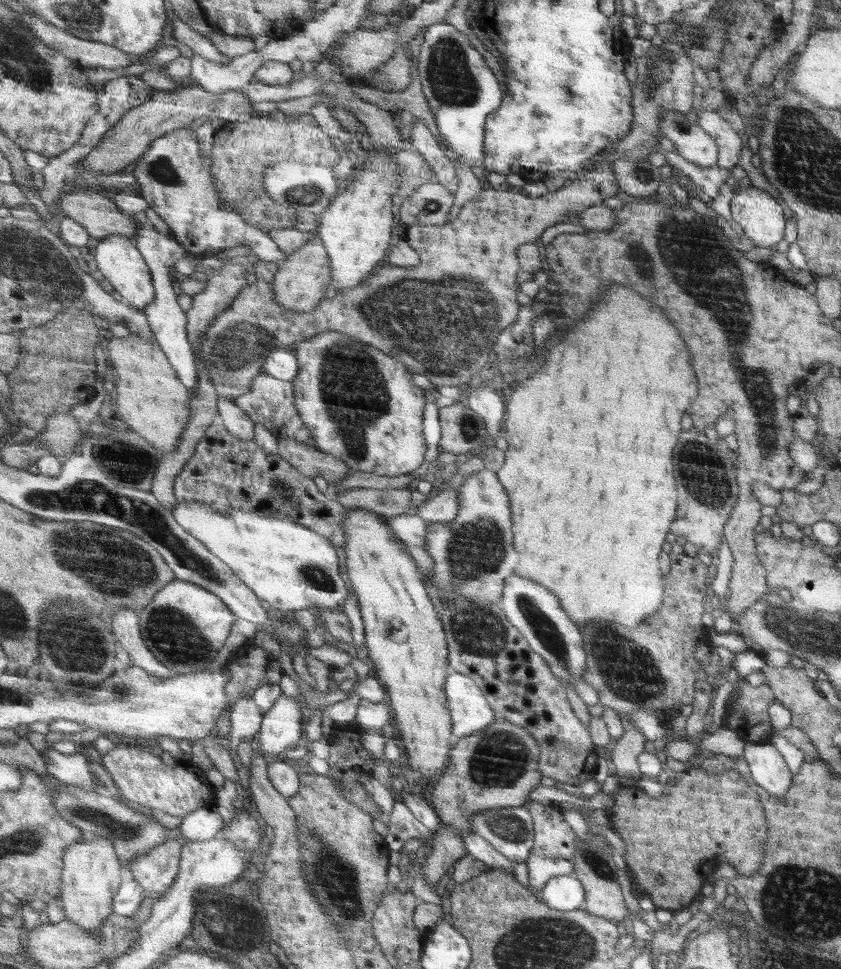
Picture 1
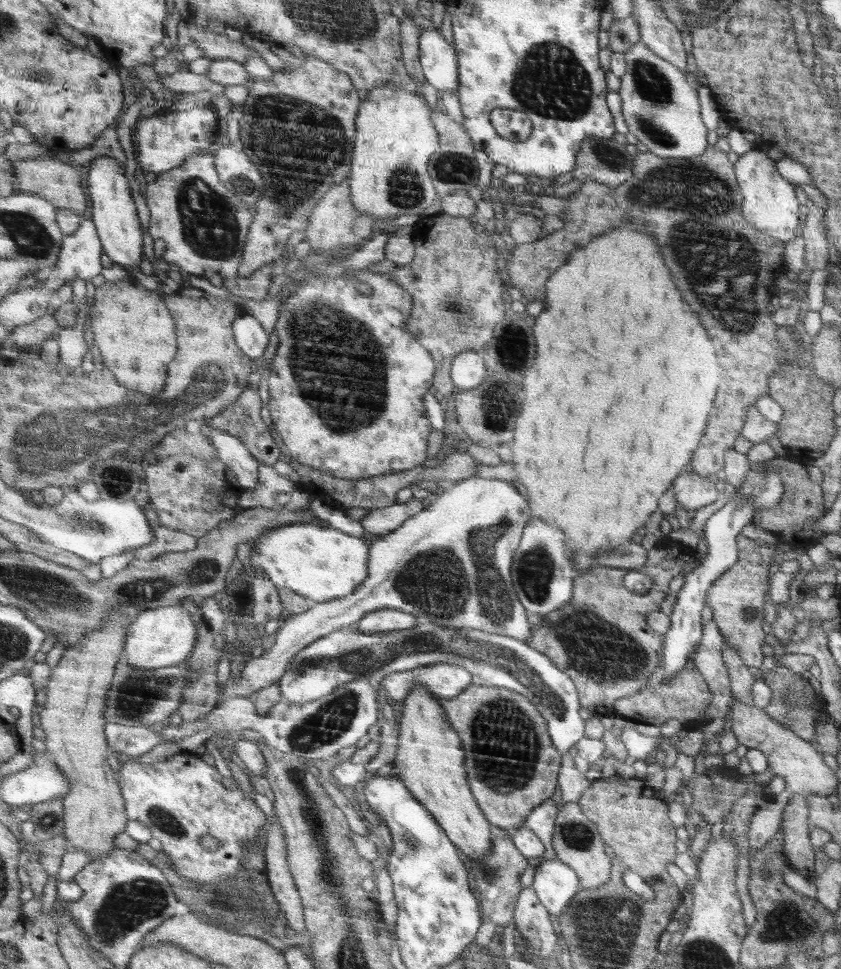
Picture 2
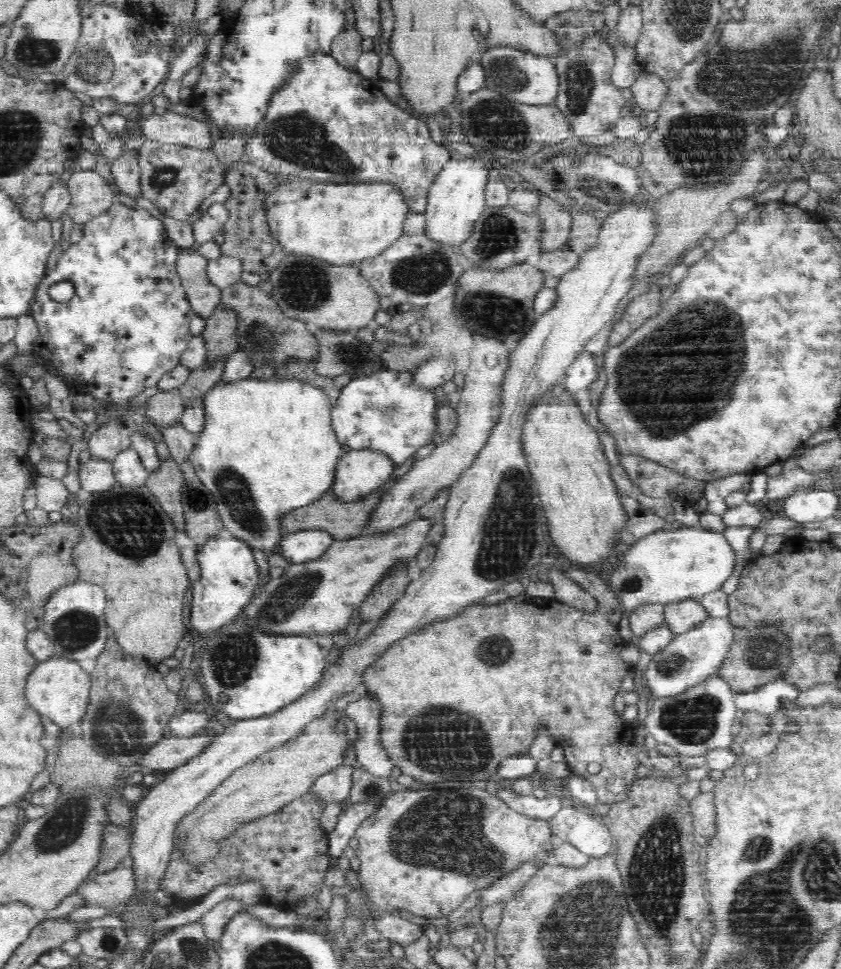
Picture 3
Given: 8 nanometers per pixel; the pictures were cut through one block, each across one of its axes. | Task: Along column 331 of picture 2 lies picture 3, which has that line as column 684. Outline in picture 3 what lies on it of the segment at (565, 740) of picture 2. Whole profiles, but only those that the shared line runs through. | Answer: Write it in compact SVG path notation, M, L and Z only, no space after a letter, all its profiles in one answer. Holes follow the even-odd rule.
M708 617L696 628L686 631L684 635L675 637L660 652L652 655L644 677L644 684L651 690L653 697L668 698L678 696L692 688L694 684L704 682L710 674L717 674L730 650L735 626L730 622L730 617Z

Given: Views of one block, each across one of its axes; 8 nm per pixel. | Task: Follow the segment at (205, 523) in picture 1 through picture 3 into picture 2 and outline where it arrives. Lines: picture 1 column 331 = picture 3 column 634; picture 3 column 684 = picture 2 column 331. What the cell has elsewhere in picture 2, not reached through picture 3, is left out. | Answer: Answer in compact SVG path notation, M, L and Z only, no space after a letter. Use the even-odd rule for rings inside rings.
M294 523L292 525L286 525L284 527L280 527L280 528L272 528L264 533L262 533L262 535L258 538L255 538L255 540L252 540L249 542L250 545L252 546L252 552L250 553L250 564L252 565L253 570L255 571L254 574L252 574L251 576L254 576L256 573L260 573L261 575L264 575L265 577L267 576L274 584L274 586L278 587L278 586L282 586L282 588L288 588L288 590L292 590L292 592L296 592L296 594L298 594L299 596L302 596L304 598L310 598L311 600L314 600L315 603L320 603L320 602L326 602L326 601L330 601L330 600L334 600L334 599L341 599L342 597L346 597L349 595L353 595L353 593L355 591L357 591L357 589L359 587L361 587L361 585L365 582L365 580L368 578L369 576L369 554L368 554L368 546L366 546L366 542L362 542L362 538L358 537L358 538L354 538L354 536L348 536L348 534L344 534L344 532L342 532L342 534L340 534L340 530L336 530L336 528L333 527L327 527L327 528L322 528L322 526L319 526L318 524L313 524L313 523Z

